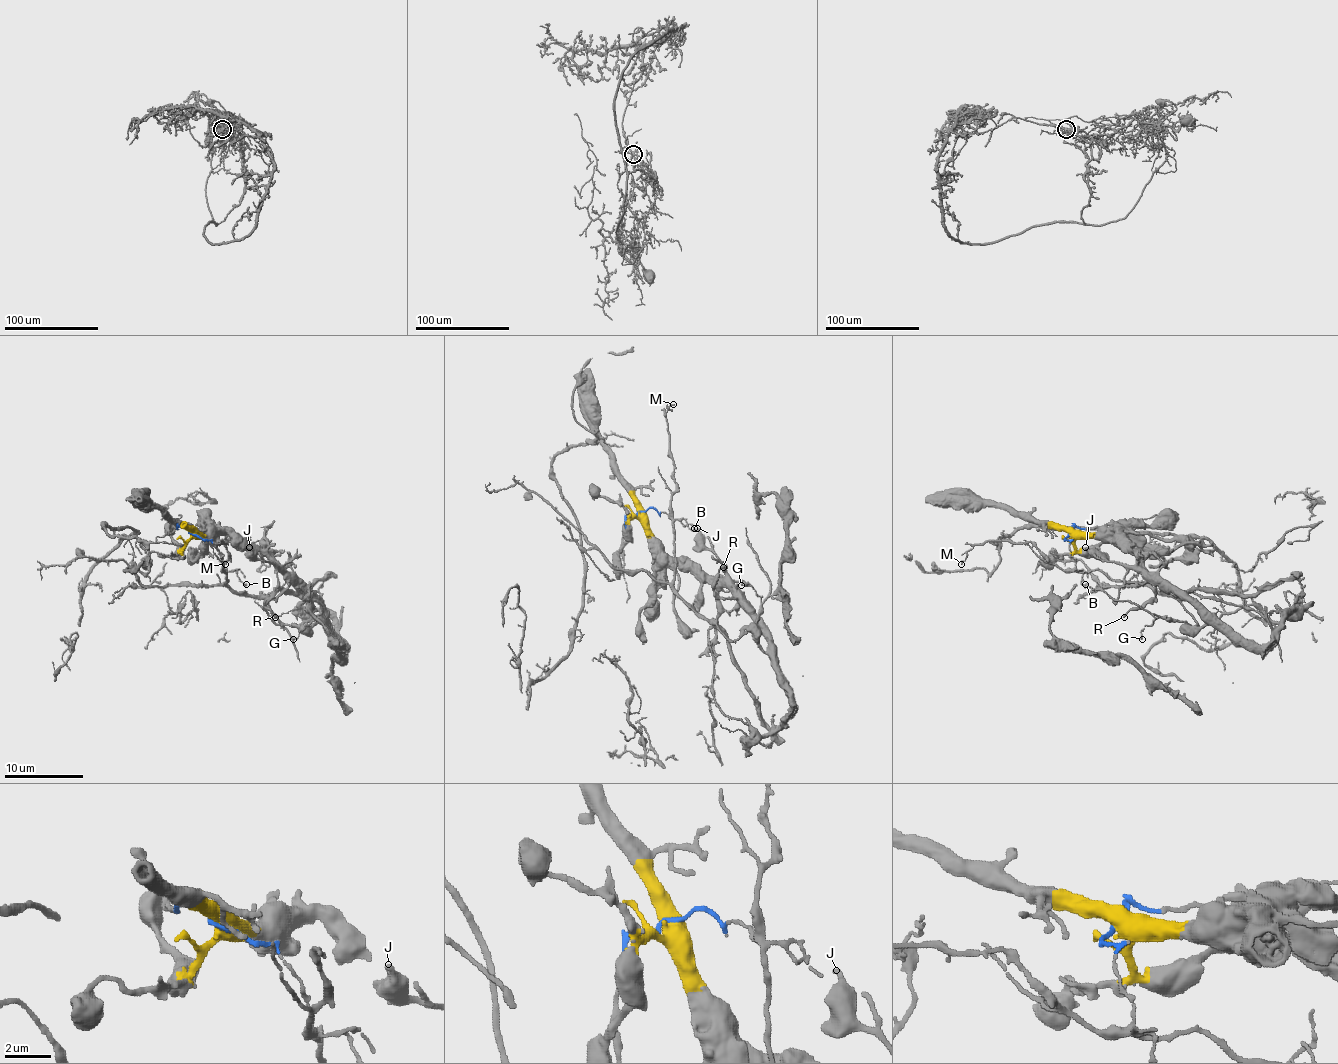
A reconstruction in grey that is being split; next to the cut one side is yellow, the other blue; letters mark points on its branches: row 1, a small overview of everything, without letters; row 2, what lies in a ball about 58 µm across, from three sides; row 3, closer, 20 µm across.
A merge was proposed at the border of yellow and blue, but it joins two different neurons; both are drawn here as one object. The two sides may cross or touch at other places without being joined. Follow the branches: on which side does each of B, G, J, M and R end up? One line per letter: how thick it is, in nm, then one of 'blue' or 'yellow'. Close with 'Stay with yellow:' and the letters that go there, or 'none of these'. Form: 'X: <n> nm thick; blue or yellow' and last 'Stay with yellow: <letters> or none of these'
B: 130 nm thick; blue
G: 110 nm thick; blue
J: 280 nm thick; yellow
M: 130 nm thick; blue
R: 160 nm thick; yellow
Stay with yellow: J, R

